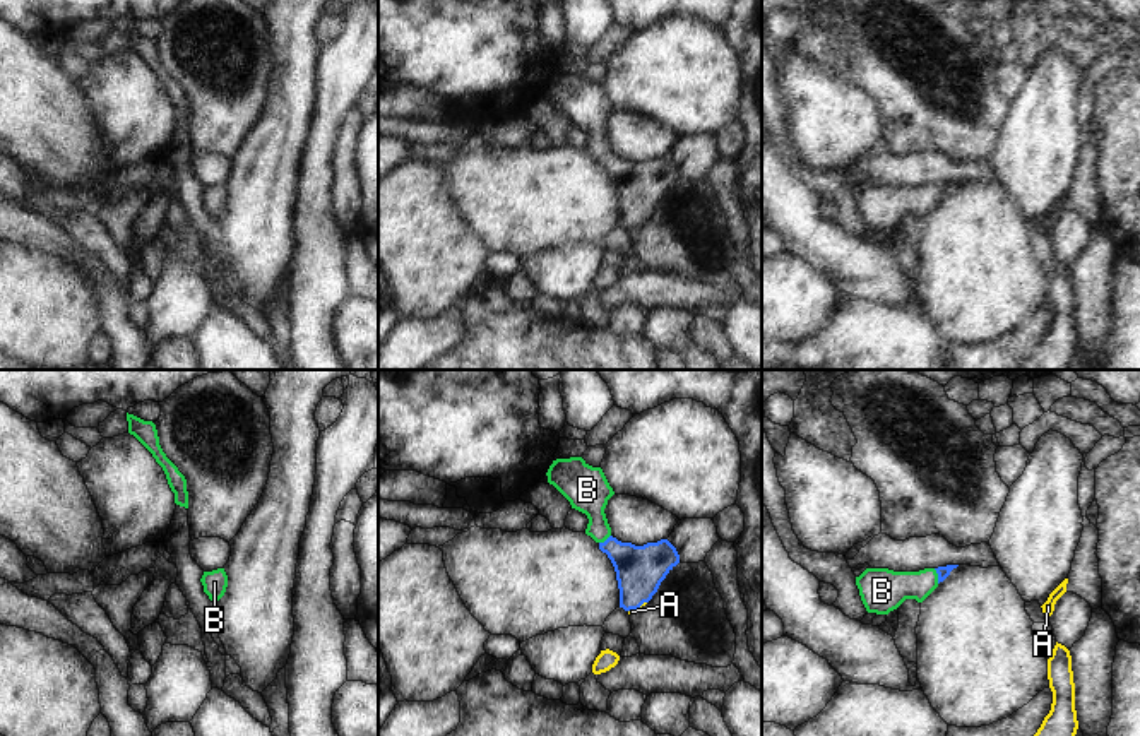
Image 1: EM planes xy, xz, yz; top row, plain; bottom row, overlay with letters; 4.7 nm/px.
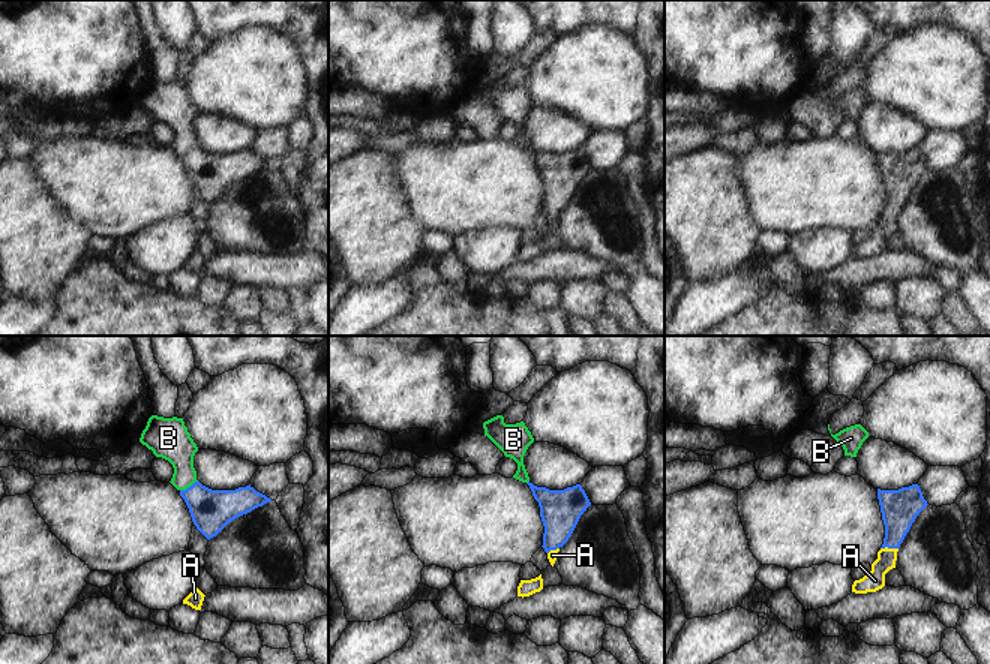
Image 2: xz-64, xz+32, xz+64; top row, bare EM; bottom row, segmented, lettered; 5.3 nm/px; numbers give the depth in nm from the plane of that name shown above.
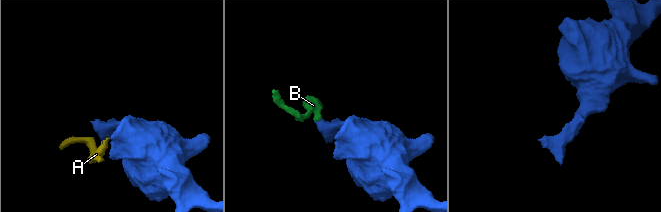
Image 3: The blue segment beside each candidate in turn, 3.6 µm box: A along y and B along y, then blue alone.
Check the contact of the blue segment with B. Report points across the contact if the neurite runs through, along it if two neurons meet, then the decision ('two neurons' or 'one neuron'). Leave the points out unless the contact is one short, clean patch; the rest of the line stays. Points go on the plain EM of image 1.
way yz (944, 189), (938, 192), (918, 202), (887, 206); one neuron

